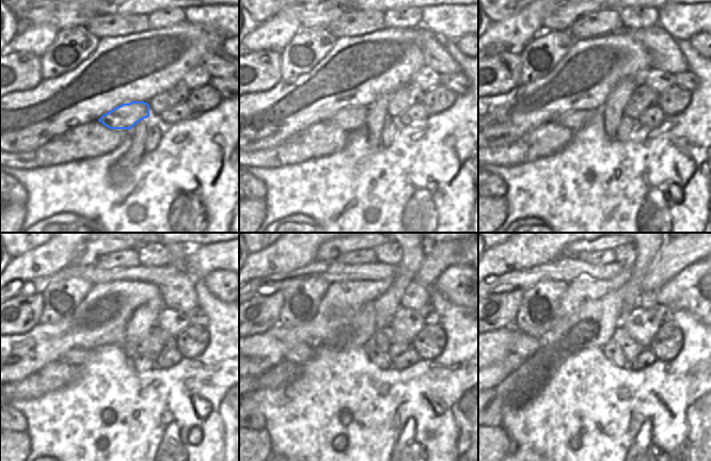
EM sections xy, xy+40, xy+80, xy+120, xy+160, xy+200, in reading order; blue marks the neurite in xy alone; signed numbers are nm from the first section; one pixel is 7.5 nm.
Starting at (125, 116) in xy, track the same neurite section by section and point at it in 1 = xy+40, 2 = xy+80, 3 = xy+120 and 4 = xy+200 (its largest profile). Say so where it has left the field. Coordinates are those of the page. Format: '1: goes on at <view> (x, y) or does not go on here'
1: goes on at xy+40 (350, 118)
2: goes on at xy+80 (574, 121)
3: goes on at xy+120 (75, 356)
4: goes on at xy+200 (524, 346)

